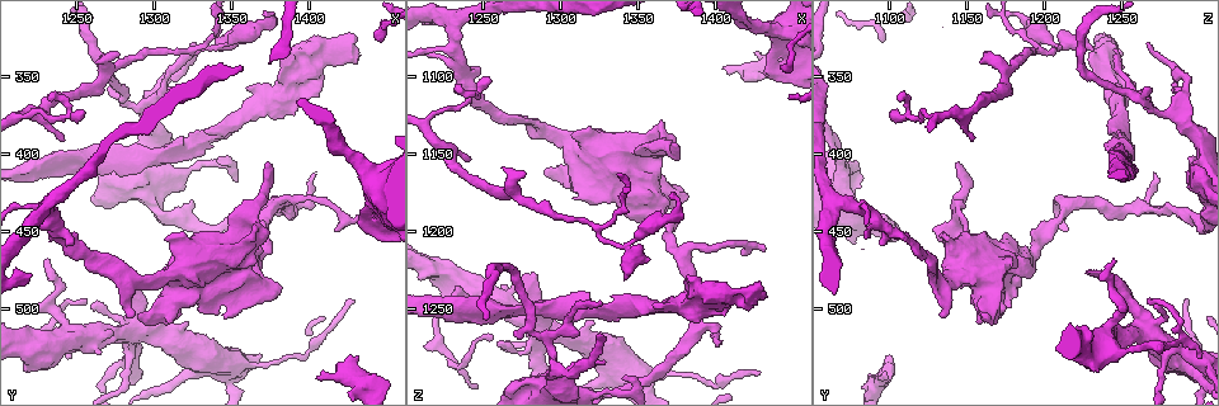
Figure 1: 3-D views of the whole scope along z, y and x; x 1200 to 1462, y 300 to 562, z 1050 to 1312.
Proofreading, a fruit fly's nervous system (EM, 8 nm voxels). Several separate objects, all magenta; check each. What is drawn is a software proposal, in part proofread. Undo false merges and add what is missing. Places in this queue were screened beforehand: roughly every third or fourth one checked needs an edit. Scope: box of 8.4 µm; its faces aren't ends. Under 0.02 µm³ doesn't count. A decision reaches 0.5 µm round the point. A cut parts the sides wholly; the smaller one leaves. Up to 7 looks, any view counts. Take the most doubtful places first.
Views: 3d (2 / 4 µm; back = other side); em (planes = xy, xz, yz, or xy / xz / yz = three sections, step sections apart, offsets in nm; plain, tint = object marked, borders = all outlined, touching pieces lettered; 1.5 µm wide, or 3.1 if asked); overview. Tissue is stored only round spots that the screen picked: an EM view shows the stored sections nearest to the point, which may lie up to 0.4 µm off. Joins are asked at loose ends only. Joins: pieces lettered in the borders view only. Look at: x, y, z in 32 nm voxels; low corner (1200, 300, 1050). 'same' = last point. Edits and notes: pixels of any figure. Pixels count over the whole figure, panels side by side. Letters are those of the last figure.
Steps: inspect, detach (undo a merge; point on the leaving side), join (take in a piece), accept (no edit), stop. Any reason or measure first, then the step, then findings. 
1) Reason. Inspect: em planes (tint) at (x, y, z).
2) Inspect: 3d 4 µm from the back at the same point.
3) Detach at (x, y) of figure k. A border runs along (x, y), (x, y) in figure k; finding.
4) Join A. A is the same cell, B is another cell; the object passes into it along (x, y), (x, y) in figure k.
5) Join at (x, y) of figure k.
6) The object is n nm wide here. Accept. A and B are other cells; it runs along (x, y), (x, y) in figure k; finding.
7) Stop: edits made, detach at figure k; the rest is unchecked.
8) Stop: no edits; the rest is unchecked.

Sudden change in width. Inspect: em yz step 4 (tint) at (1366, 464, 1190).

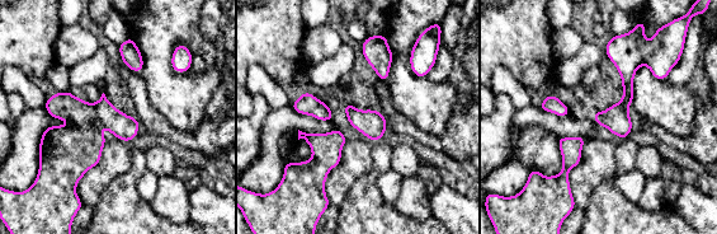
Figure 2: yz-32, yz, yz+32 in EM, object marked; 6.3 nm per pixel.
Inspect: em planes (tint) at the same point.

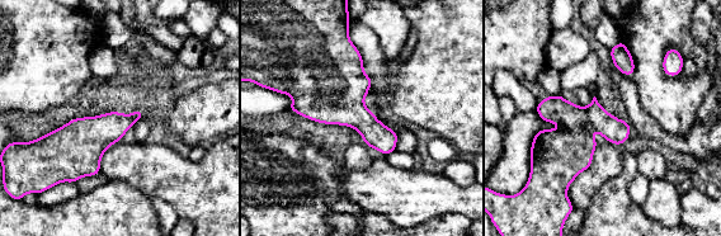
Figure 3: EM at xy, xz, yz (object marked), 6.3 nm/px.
See the neighbours. Inspect: em planes (borders) at the same point.

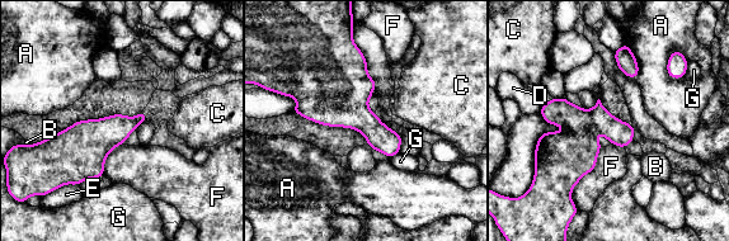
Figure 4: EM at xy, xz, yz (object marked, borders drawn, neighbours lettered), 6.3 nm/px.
The longest contact is with F, 400 nm. Accept. A, B, C, D, E, F and G are other cells; a border runs along (602, 147), (572, 202) in figure 4; all the same neuron.

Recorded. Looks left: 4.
Inspect: em planes (plain) at (1254, 374, 1102).

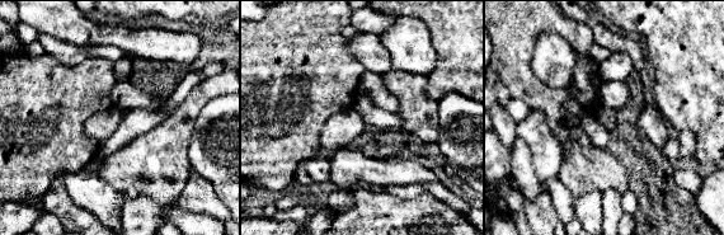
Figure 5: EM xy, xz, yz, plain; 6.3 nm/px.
With the object marked. Inspect: em planes (tint) at the same point.

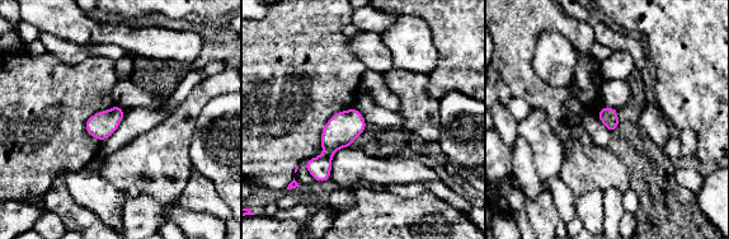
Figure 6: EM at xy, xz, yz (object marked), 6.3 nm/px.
Inspect: em planes (borders) at the same point.

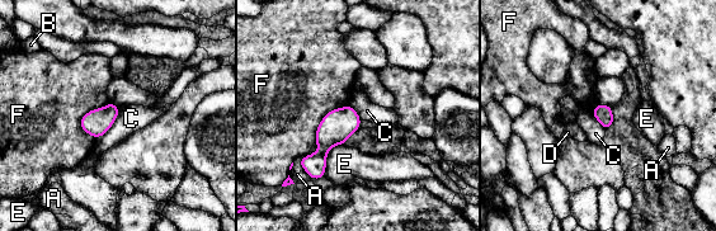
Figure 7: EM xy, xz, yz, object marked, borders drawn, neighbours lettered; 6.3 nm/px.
Accept. A, B, C, D, E and F are other cells; a border runs along (119, 112), (113, 125), (97, 138) in figure 7; no lettered piece goes on from it.

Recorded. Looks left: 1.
Stop: no edits; the rest is unchecked.

